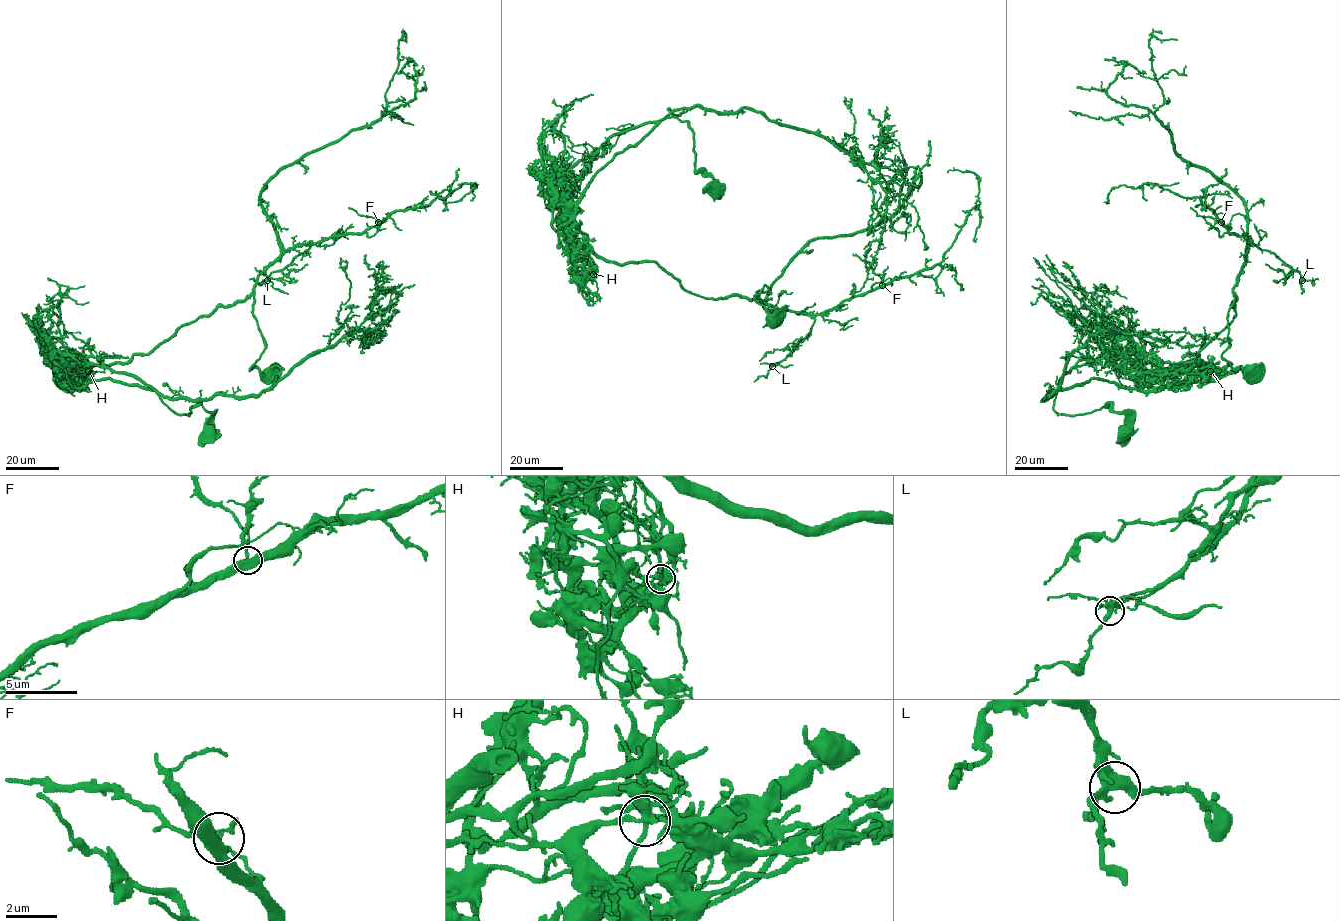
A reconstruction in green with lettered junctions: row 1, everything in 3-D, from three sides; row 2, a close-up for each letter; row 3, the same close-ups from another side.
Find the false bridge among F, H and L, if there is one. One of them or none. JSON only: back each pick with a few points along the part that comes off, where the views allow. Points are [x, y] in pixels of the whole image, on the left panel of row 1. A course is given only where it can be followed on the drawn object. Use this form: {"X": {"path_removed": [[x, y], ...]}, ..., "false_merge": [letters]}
{"H": {"path_removed": [[89, 371], [71, 370], [243, 302], [280, 255], [262, 189], [409, 102], [401, 70], [423, 65]]}, "false_merge": ["H"]}

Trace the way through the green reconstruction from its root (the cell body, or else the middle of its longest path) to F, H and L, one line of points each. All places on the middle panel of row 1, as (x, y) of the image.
F: (713, 191), (692, 128), (667, 117), (596, 174), (567, 232), (707, 298), (821, 314), (882, 285)
H: (713, 191), (716, 182), (695, 170), (692, 128), (673, 116), (663, 118), (596, 174), (566, 225), (593, 273)
L: (713, 191), (692, 128), (667, 117), (596, 174), (567, 232), (702, 297), (810, 315), (772, 366)

